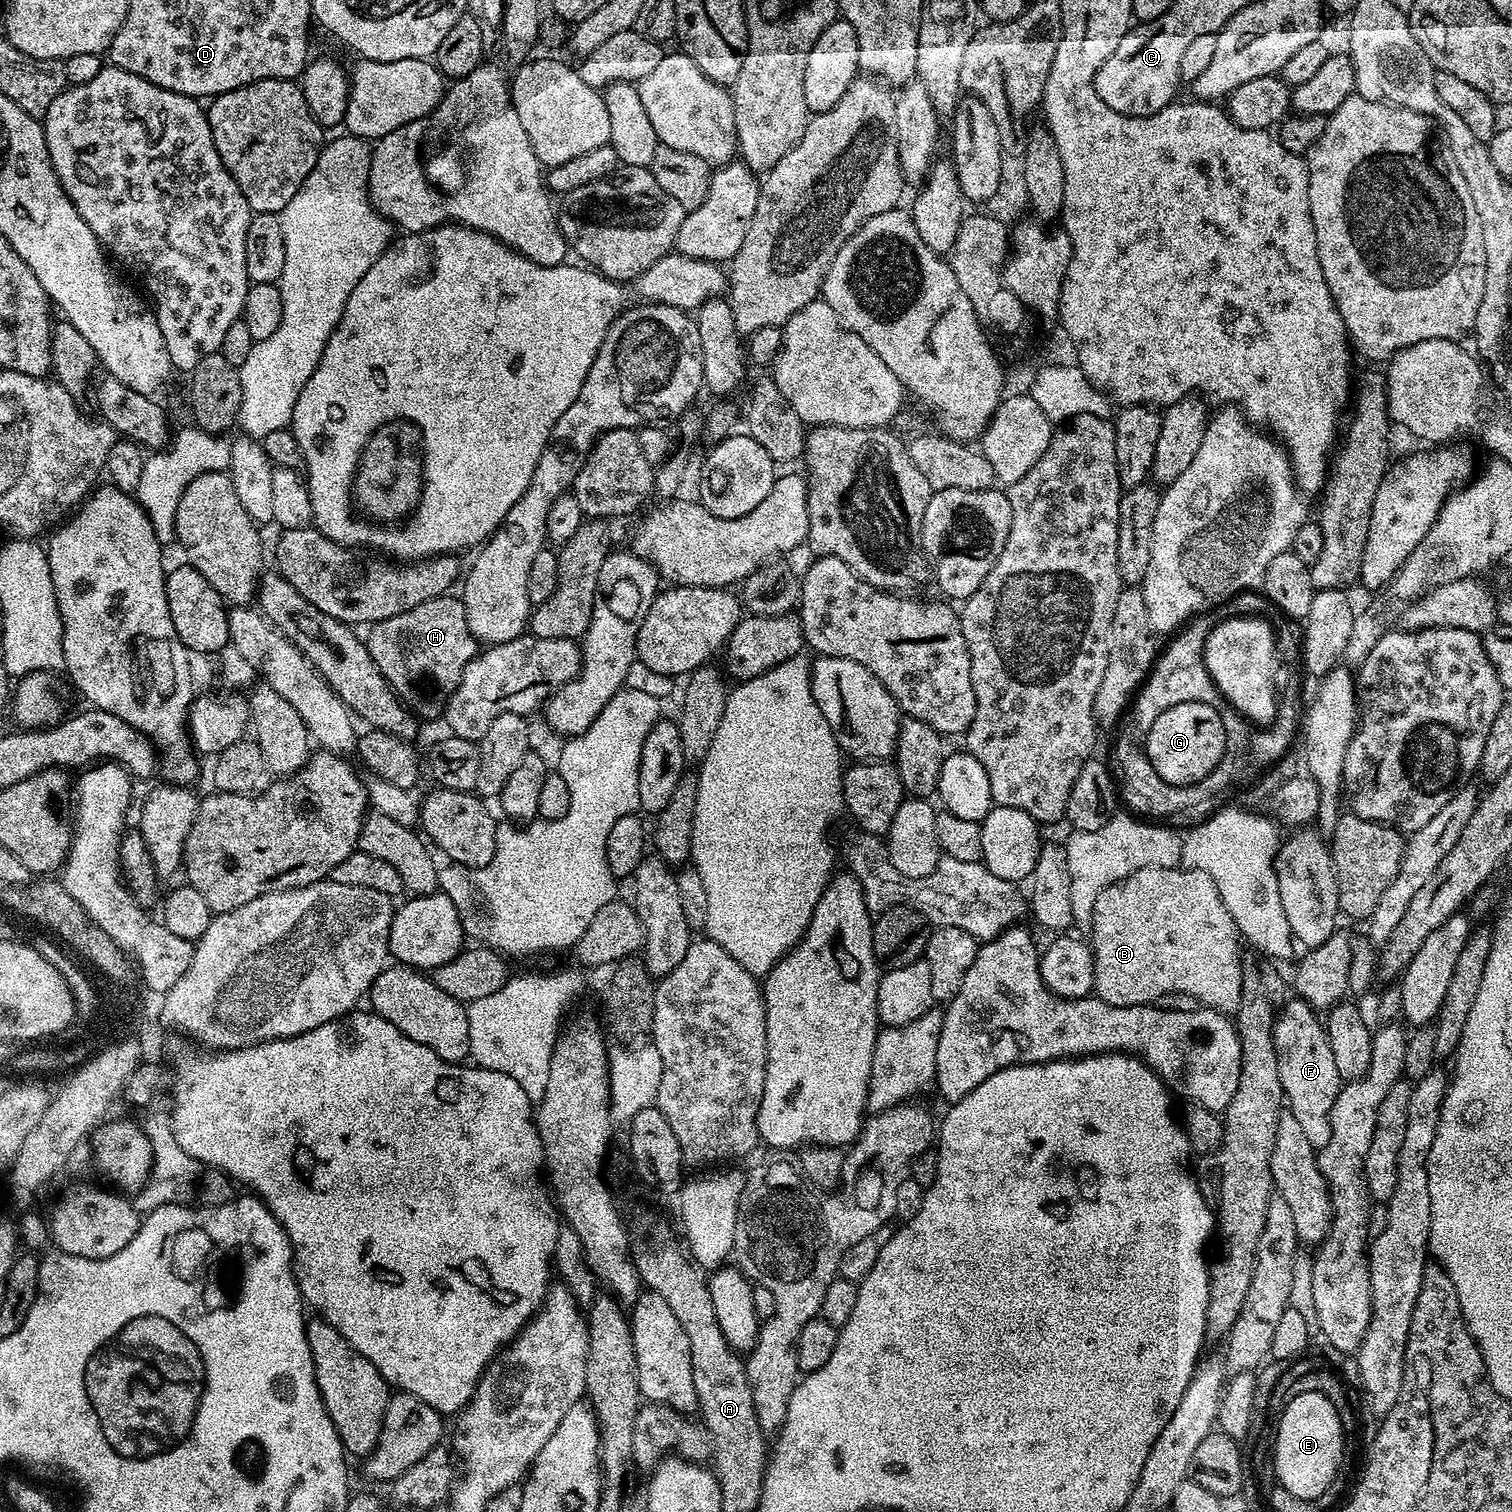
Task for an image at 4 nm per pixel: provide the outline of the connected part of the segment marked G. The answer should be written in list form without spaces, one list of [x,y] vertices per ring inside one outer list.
[[[1191,698],[1171,704],[1159,712],[1142,745],[1142,751],[1154,766],[1158,778],[1174,786],[1186,786],[1206,778],[1229,748],[1228,730],[1220,711],[1206,702]]]

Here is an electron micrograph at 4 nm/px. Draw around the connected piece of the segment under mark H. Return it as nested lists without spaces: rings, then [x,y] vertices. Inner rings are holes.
[[[456,594],[430,598],[406,614],[380,620],[367,632],[370,658],[401,702],[424,722],[445,711],[458,682],[462,682],[464,667],[478,655],[478,641],[468,625],[468,609]]]

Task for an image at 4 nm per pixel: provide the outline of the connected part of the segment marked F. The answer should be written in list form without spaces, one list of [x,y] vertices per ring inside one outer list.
[[[1292,998],[1275,1017],[1273,1042],[1287,1111],[1294,1114],[1310,1146],[1319,1150],[1330,1142],[1330,1110],[1334,1110],[1334,1098],[1338,1098],[1342,1081],[1330,1050],[1327,1027],[1316,1016],[1304,1000]]]

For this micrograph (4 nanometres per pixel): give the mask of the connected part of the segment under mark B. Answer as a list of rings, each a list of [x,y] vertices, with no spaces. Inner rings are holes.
[[[1143,868],[1134,870],[1124,880],[1116,884],[1106,886],[1102,894],[1098,894],[1098,902],[1094,902],[1092,911],[1092,923],[1090,925],[1090,943],[1094,954],[1094,980],[1092,987],[1094,994],[1102,1002],[1110,1002],[1110,1006],[1138,1006],[1139,1004],[1156,1004],[1163,996],[1189,996],[1192,1002],[1206,1008],[1215,1008],[1216,1011],[1225,1014],[1235,1013],[1240,1000],[1240,981],[1244,973],[1245,965],[1240,964],[1240,944],[1242,937],[1236,931],[1234,918],[1226,910],[1222,902],[1222,894],[1218,894],[1218,886],[1210,874],[1206,874],[1197,868]]]

